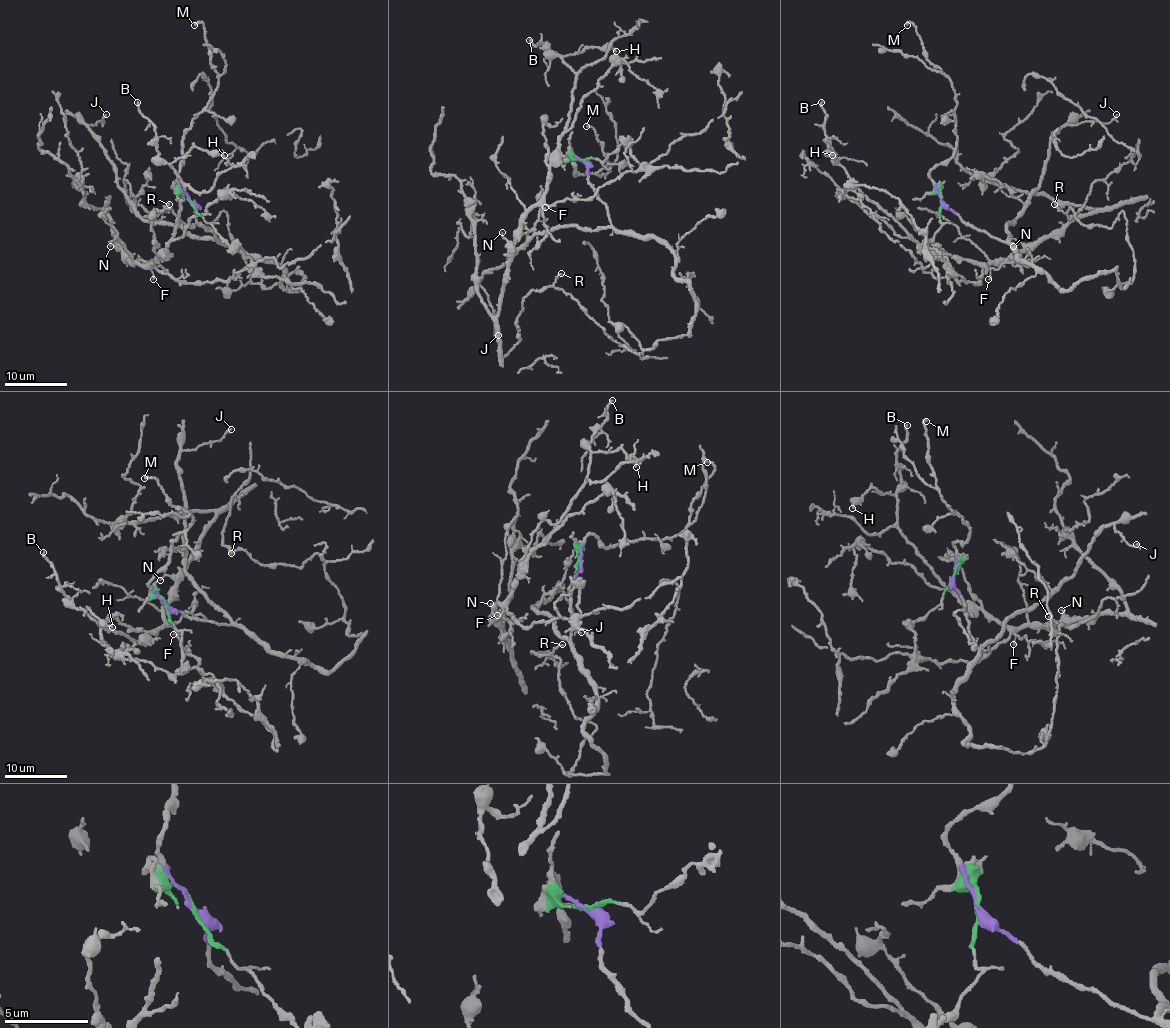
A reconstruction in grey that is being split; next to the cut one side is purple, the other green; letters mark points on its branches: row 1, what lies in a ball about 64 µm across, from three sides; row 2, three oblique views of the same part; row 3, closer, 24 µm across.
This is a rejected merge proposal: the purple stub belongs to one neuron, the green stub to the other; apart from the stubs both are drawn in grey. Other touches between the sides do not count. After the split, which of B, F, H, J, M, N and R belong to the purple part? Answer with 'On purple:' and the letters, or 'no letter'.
On purple: J, M, R

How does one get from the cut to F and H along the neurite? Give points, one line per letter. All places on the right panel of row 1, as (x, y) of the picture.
F: (941, 200), (942, 225), (925, 246), (947, 260), (958, 280), (980, 282), (985, 268), (988, 279)
H: (941, 200), (942, 225), (925, 246), (958, 280), (980, 282), (983, 266), (925, 250), (830, 147), (833, 155)

